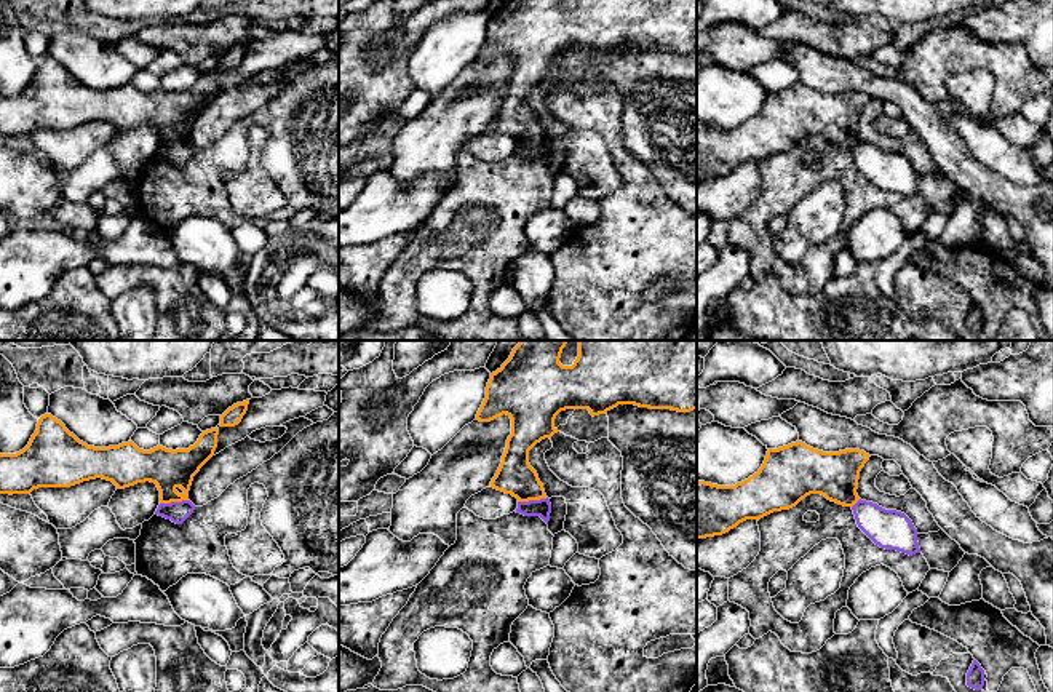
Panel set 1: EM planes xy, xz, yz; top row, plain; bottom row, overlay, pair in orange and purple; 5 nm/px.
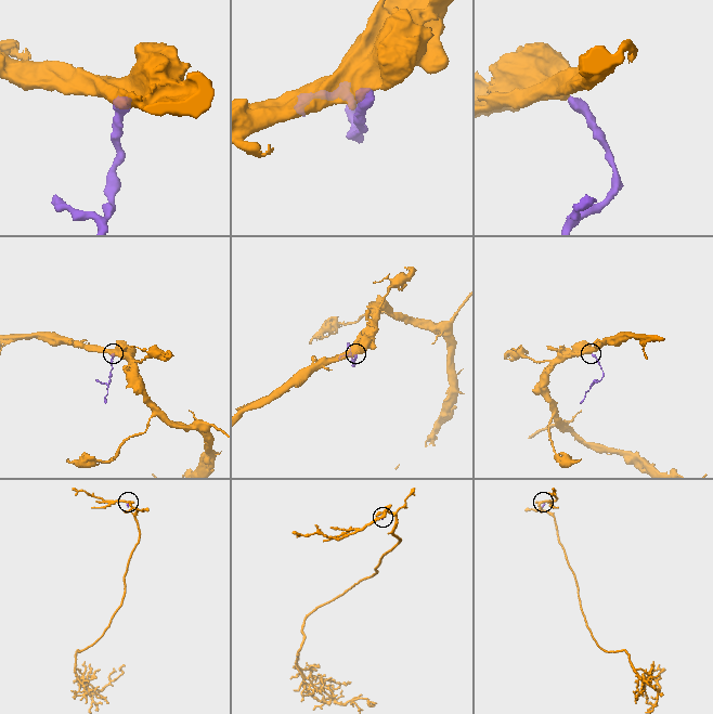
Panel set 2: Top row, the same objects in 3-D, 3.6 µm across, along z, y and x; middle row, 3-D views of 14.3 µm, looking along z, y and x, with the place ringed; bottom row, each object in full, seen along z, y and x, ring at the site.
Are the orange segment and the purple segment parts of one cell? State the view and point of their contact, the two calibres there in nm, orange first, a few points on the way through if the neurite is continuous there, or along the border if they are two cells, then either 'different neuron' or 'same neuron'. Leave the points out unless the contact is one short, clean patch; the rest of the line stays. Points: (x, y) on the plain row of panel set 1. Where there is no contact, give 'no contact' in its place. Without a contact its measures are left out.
xz (532, 141) | 190/90 nm | along xz (547, 139), (518, 144) | different neuron

